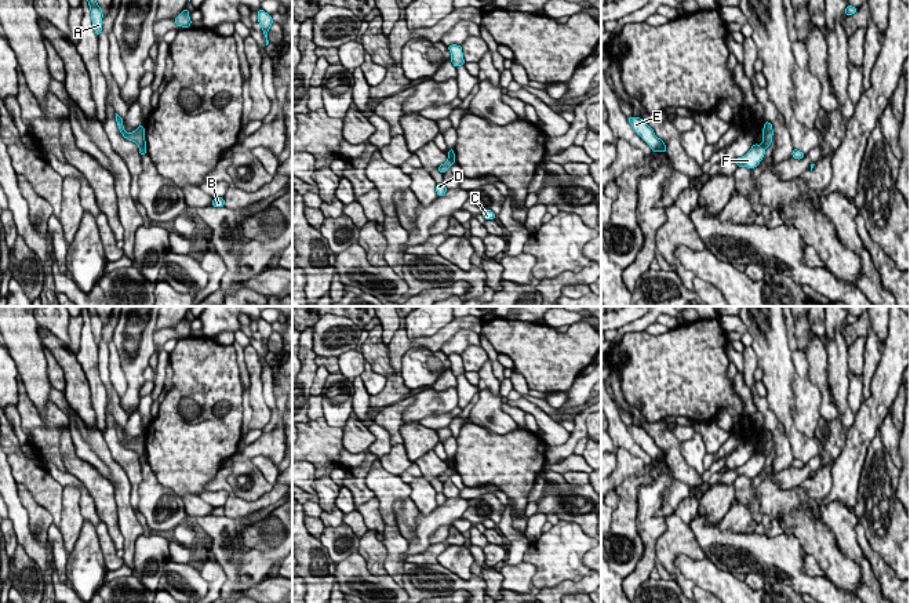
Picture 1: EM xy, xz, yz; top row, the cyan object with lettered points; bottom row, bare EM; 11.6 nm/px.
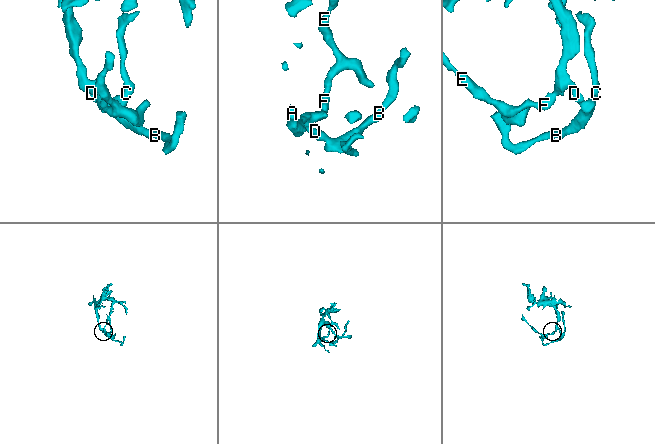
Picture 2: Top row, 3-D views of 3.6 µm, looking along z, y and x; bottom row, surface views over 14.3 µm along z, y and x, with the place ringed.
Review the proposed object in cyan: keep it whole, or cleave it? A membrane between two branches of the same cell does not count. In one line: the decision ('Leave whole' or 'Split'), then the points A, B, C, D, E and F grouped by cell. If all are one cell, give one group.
Split. Groups: A B C D / E F

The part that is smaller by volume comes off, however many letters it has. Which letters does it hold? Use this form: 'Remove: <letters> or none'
Remove: E, F

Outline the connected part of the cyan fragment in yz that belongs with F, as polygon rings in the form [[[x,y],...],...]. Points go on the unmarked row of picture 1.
[[[754,453],[745,465],[732,469],[724,466],[722,469],[720,469],[720,472],[725,473],[728,471],[735,471],[739,476],[754,477],[760,473],[764,464],[765,464],[765,455],[762,453],[761,454]]]

